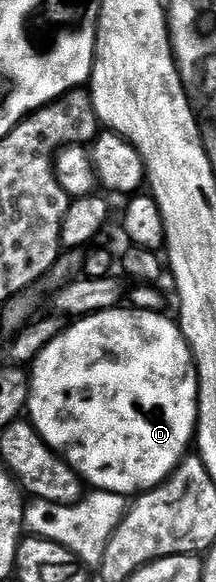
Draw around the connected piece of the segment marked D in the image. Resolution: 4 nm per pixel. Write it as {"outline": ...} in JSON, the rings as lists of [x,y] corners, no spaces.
{"outline":[[[122,305],[111,311],[100,311],[78,318],[70,322],[61,335],[52,339],[47,349],[43,349],[33,360],[29,377],[27,419],[41,434],[45,444],[64,457],[90,488],[126,497],[136,497],[152,491],[164,479],[169,478],[181,460],[186,458],[188,451],[185,450],[191,447],[197,434],[197,365],[193,361],[193,350],[189,348],[180,326],[174,320],[172,323],[161,311],[138,311]]]}

